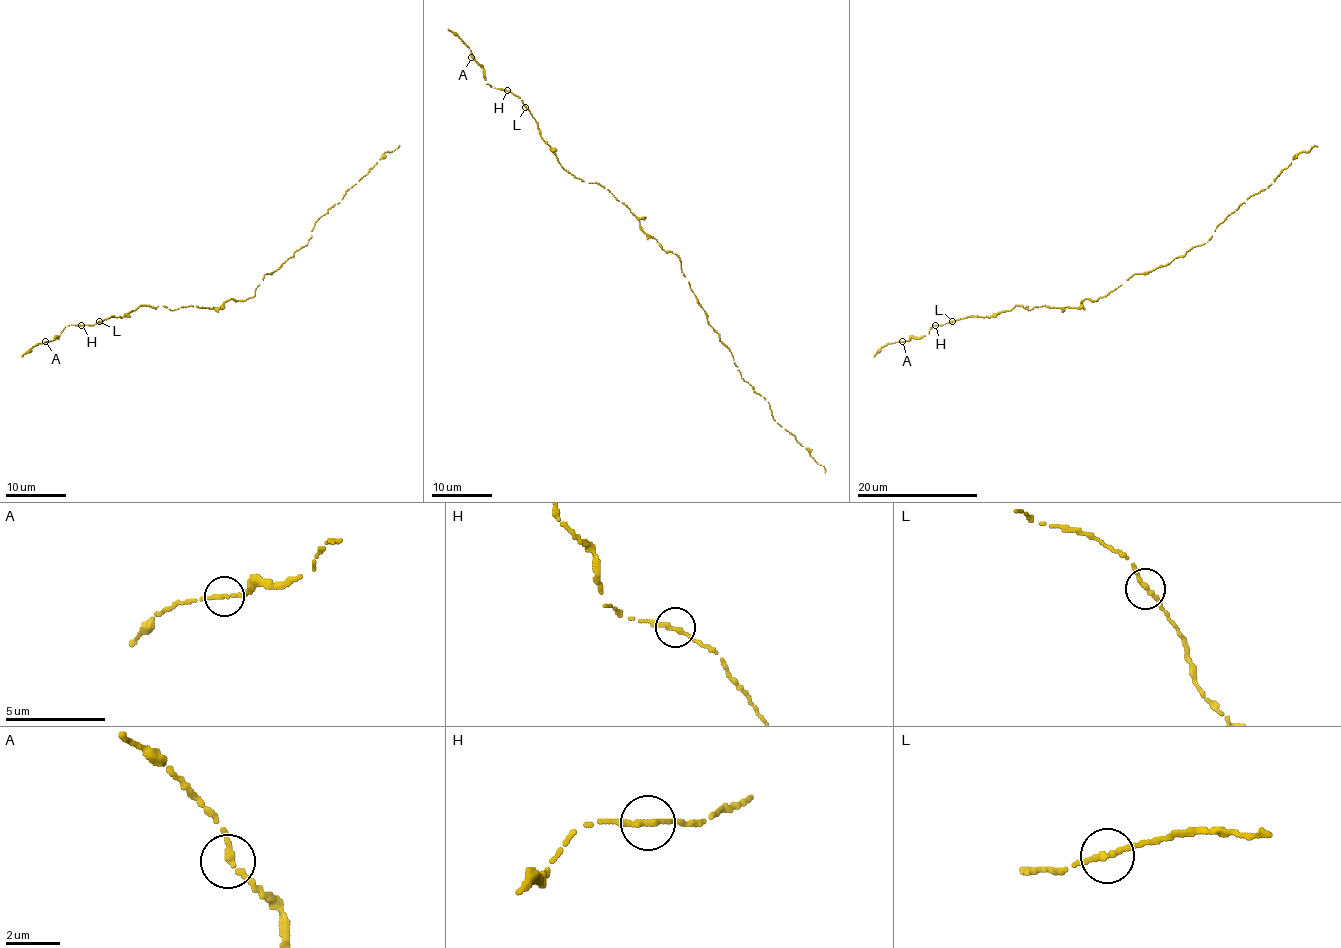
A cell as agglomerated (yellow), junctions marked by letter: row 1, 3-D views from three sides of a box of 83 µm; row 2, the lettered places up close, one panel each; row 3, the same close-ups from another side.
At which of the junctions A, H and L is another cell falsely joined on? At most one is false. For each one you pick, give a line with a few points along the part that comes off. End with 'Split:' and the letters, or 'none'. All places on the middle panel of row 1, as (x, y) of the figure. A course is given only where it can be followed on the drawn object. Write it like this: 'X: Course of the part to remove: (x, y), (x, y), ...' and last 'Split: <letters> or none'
Split: none

